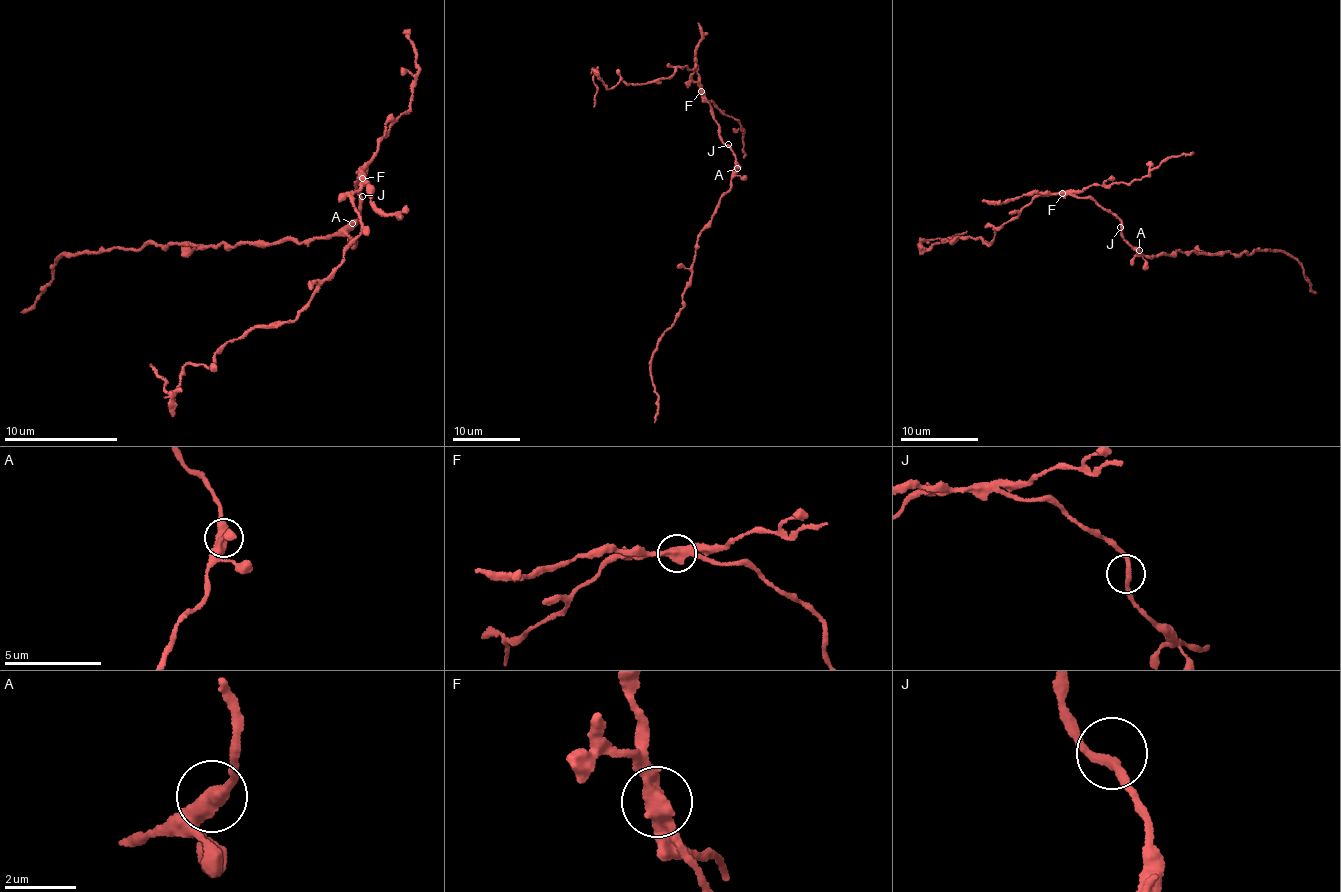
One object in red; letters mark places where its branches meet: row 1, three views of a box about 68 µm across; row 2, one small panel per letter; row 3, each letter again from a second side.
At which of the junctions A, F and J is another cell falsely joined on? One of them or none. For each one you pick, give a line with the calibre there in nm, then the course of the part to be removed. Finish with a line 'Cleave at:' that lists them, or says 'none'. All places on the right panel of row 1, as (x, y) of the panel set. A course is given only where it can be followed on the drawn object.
F: 460 nm thick; foreign part runs (1063, 193), (1034, 198), (996, 229), (988, 246), (979, 236), (927, 240), (967, 231)
Cleave at: F

